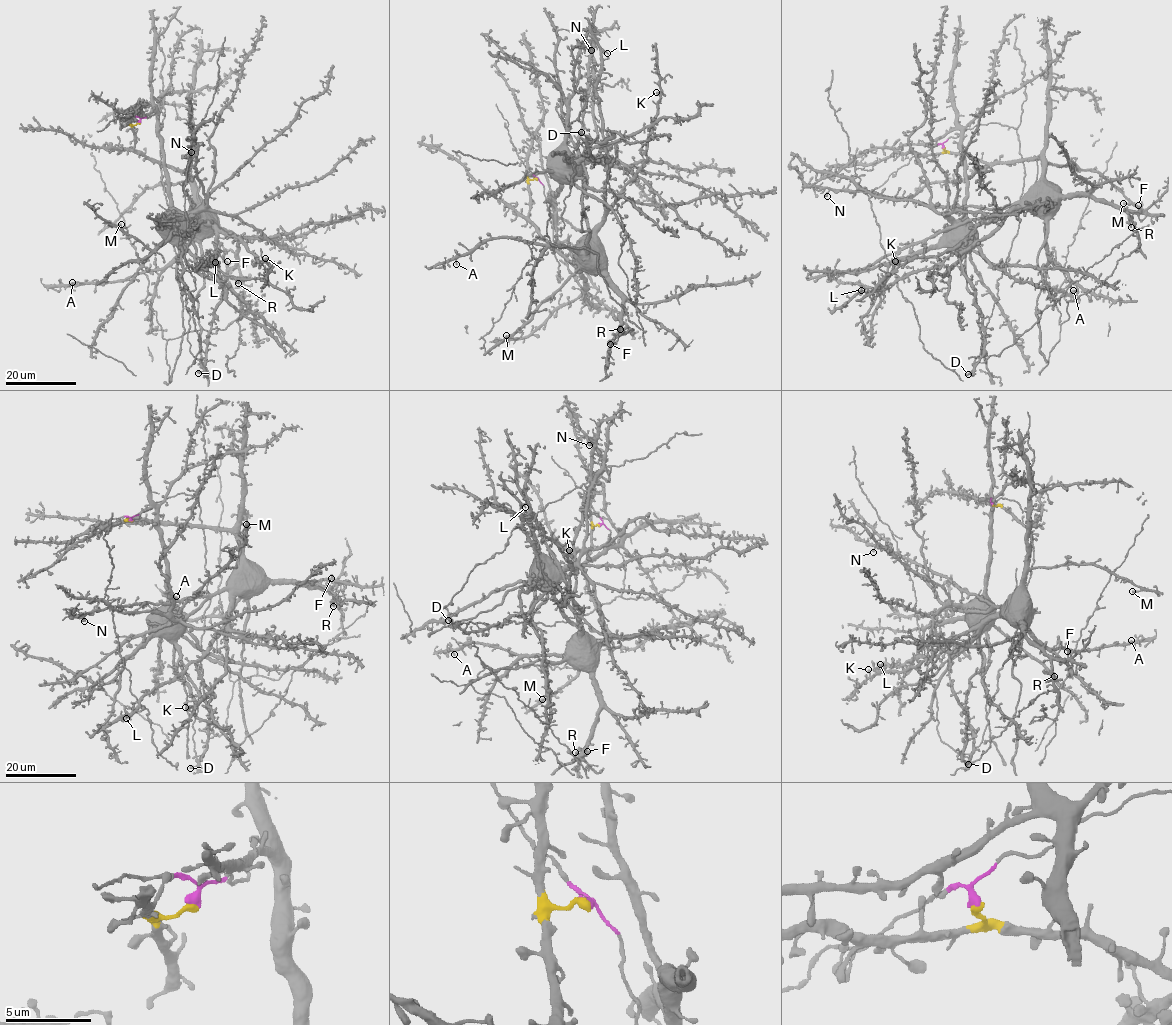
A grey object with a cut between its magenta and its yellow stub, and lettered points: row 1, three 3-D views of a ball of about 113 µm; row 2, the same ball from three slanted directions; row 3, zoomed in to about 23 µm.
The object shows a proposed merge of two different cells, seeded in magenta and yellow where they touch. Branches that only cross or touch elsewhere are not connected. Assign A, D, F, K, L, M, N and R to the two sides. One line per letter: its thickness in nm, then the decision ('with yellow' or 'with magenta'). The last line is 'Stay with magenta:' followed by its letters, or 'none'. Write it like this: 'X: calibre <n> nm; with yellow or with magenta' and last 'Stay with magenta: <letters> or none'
A: calibre 260 nm; with yellow
D: calibre 360 nm; with yellow
F: calibre 360 nm; with yellow
K: calibre 440 nm; with yellow
L: calibre 170 nm; with yellow
M: calibre 320 nm; with yellow
N: calibre 440 nm; with yellow
R: calibre 360 nm; with yellow
Stay with magenta: none

